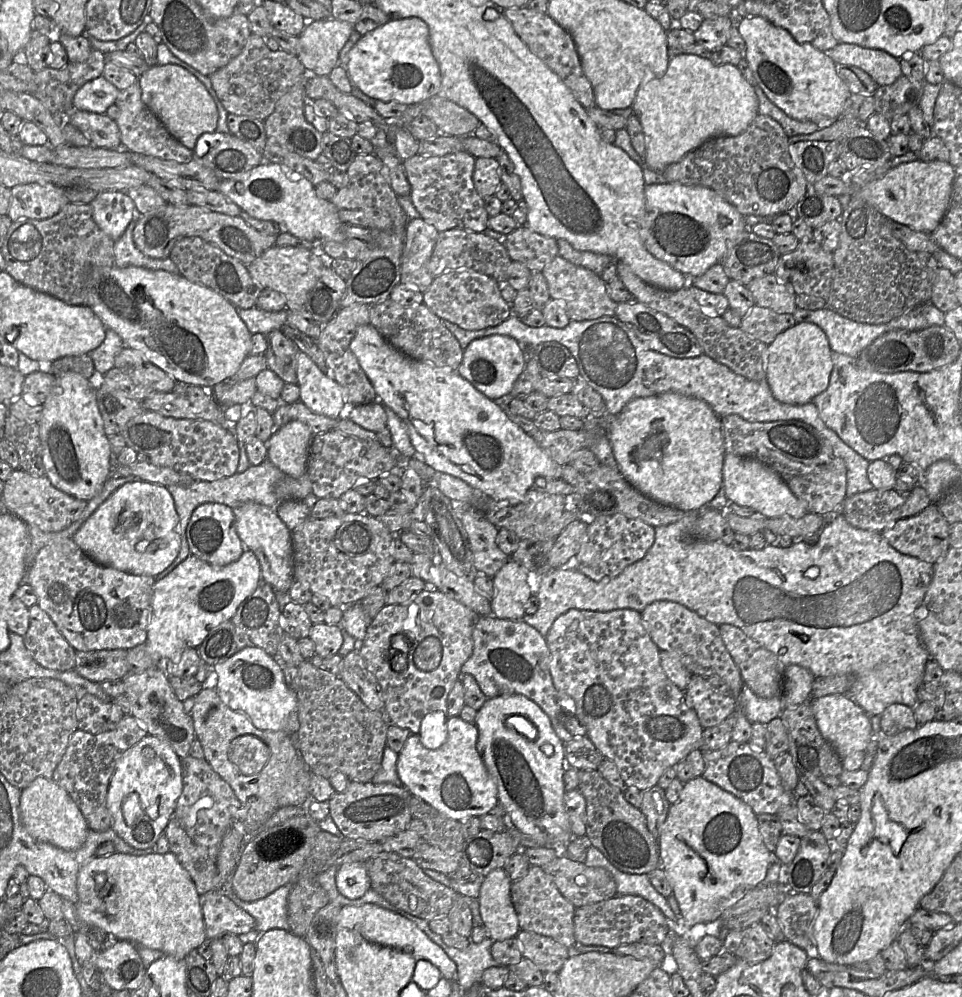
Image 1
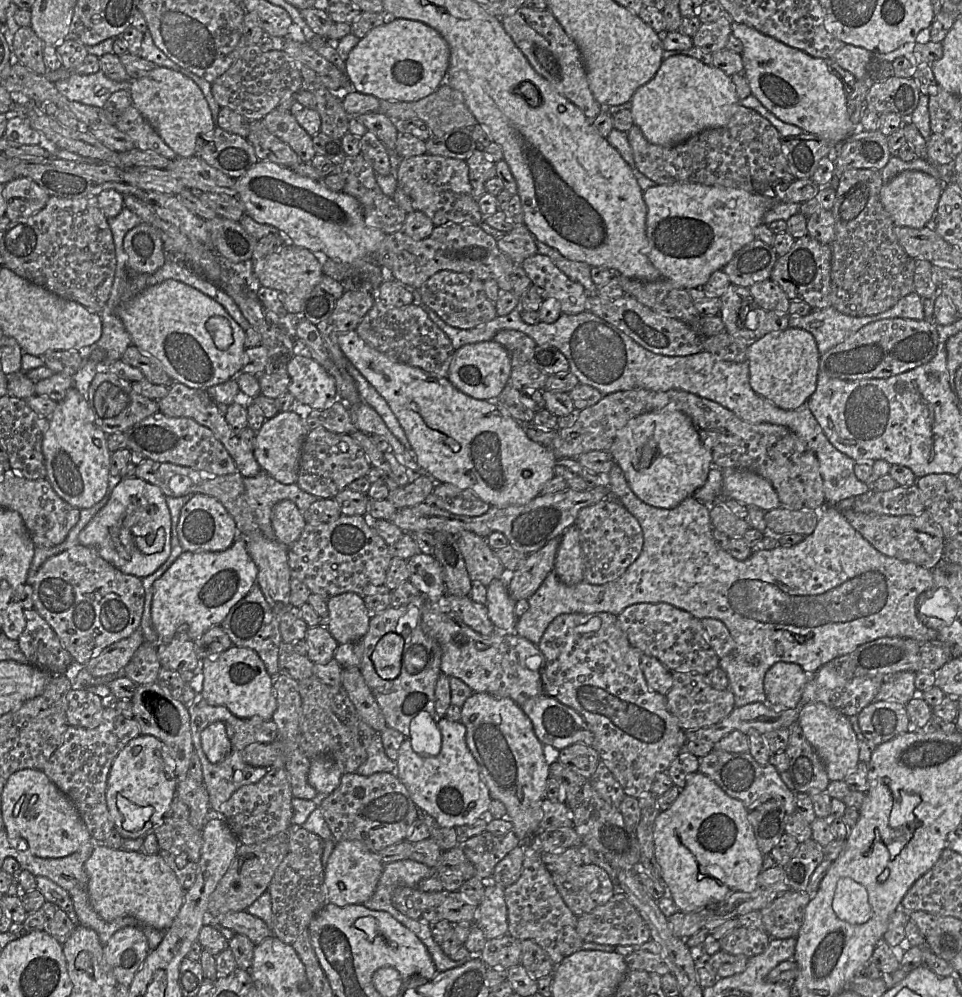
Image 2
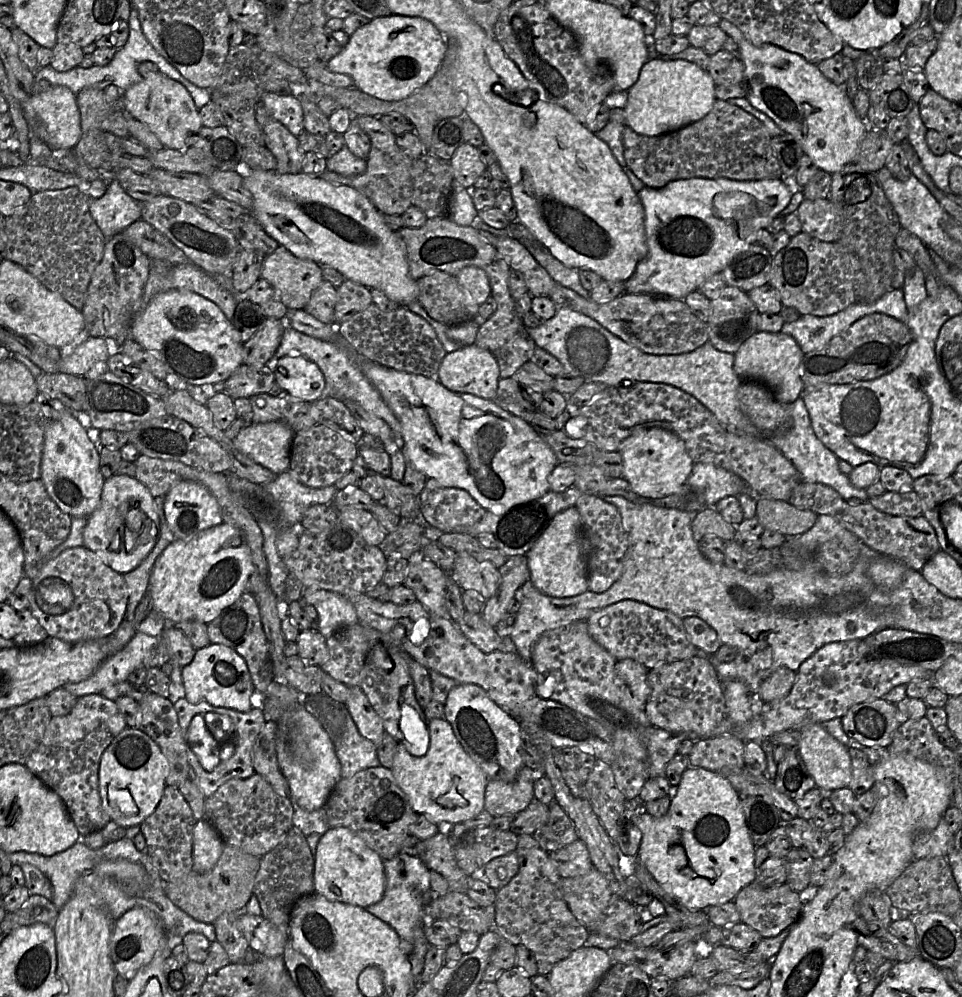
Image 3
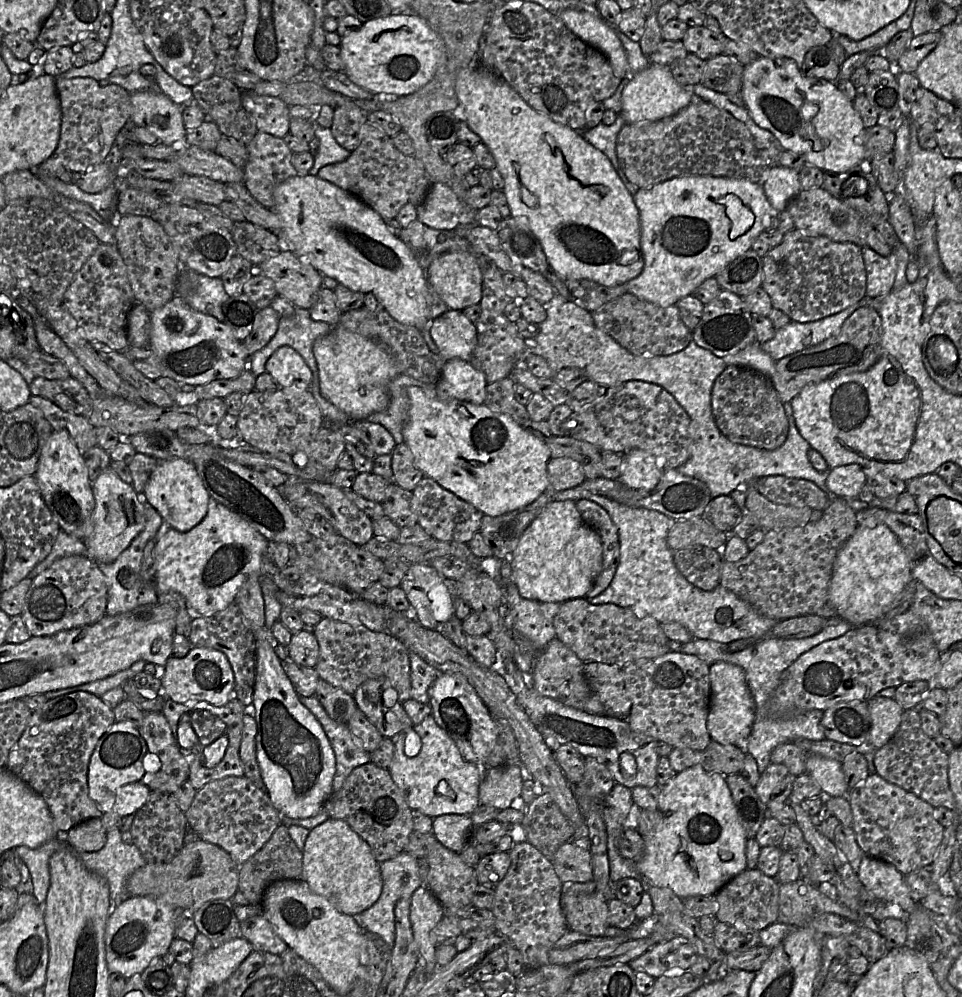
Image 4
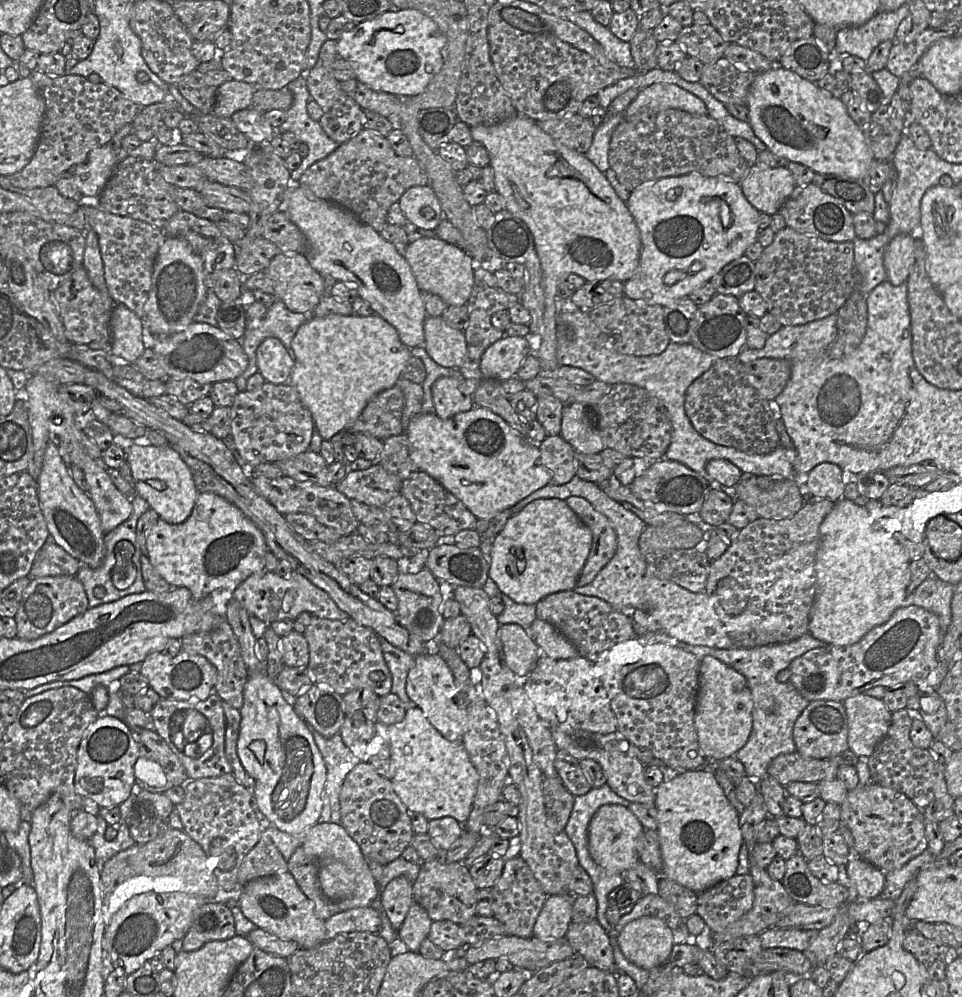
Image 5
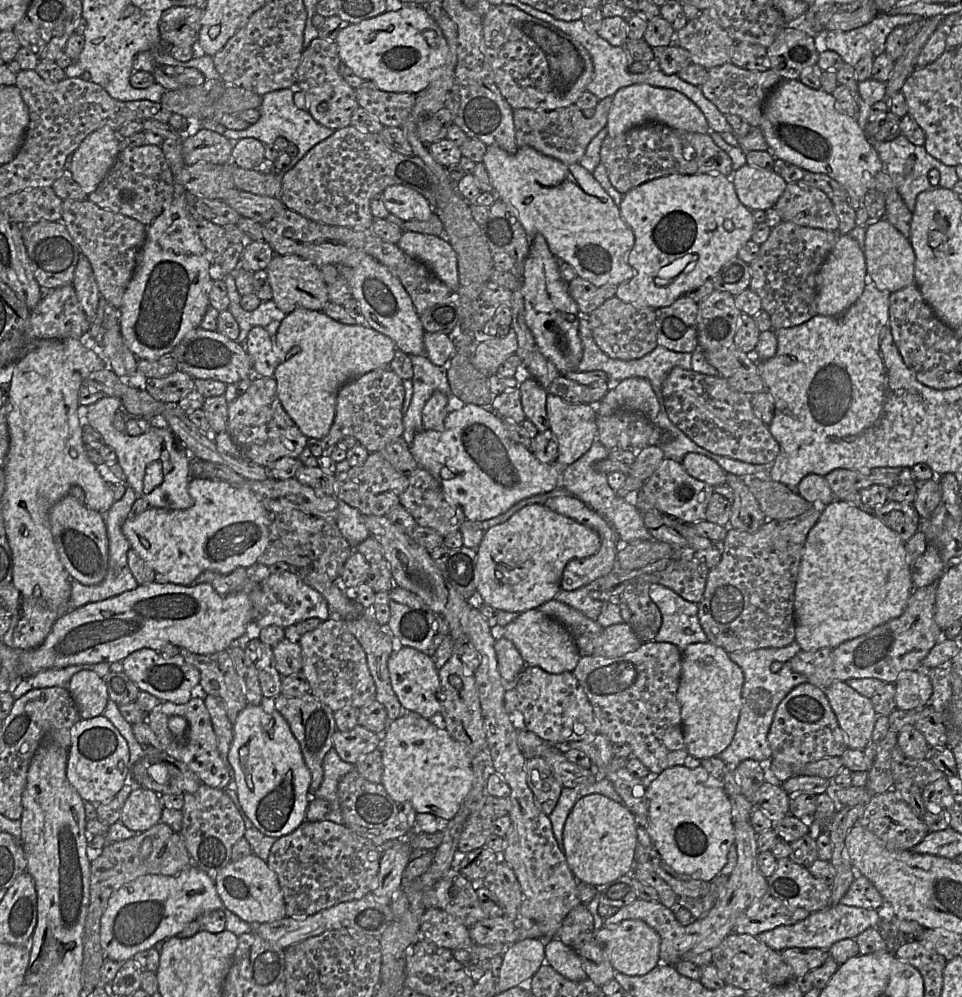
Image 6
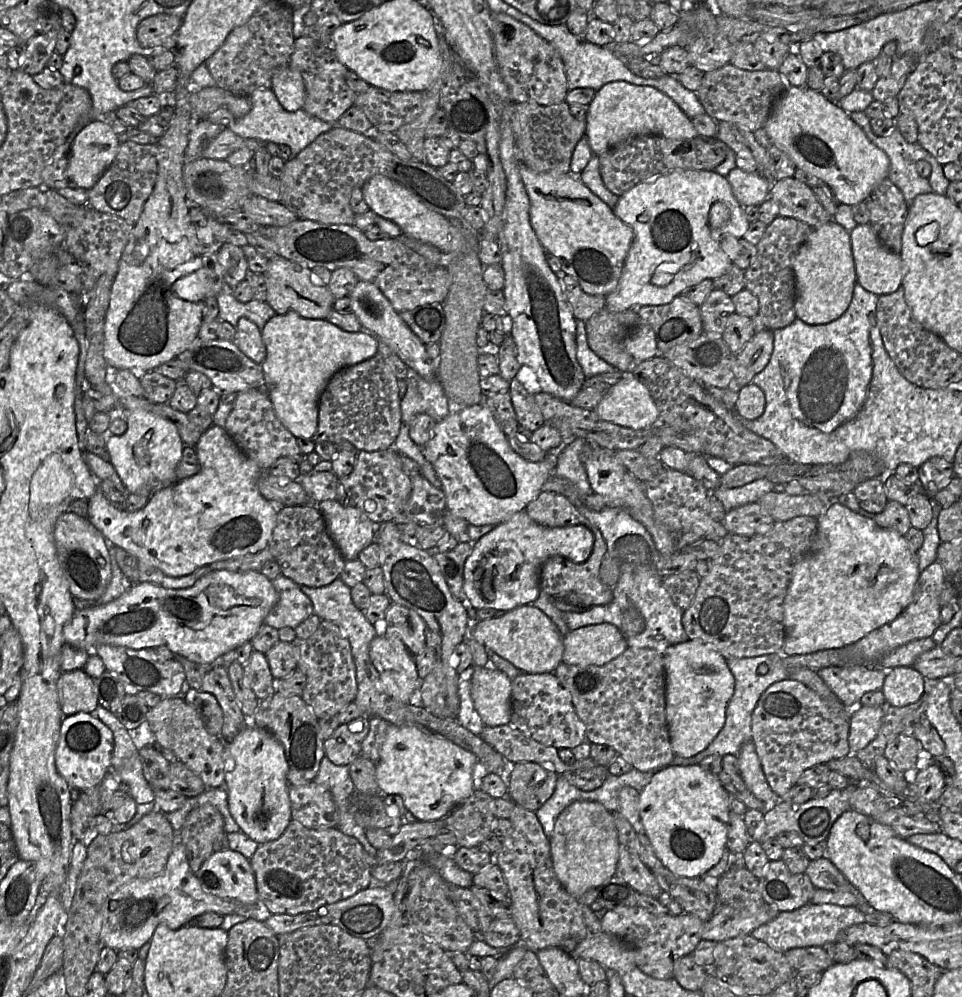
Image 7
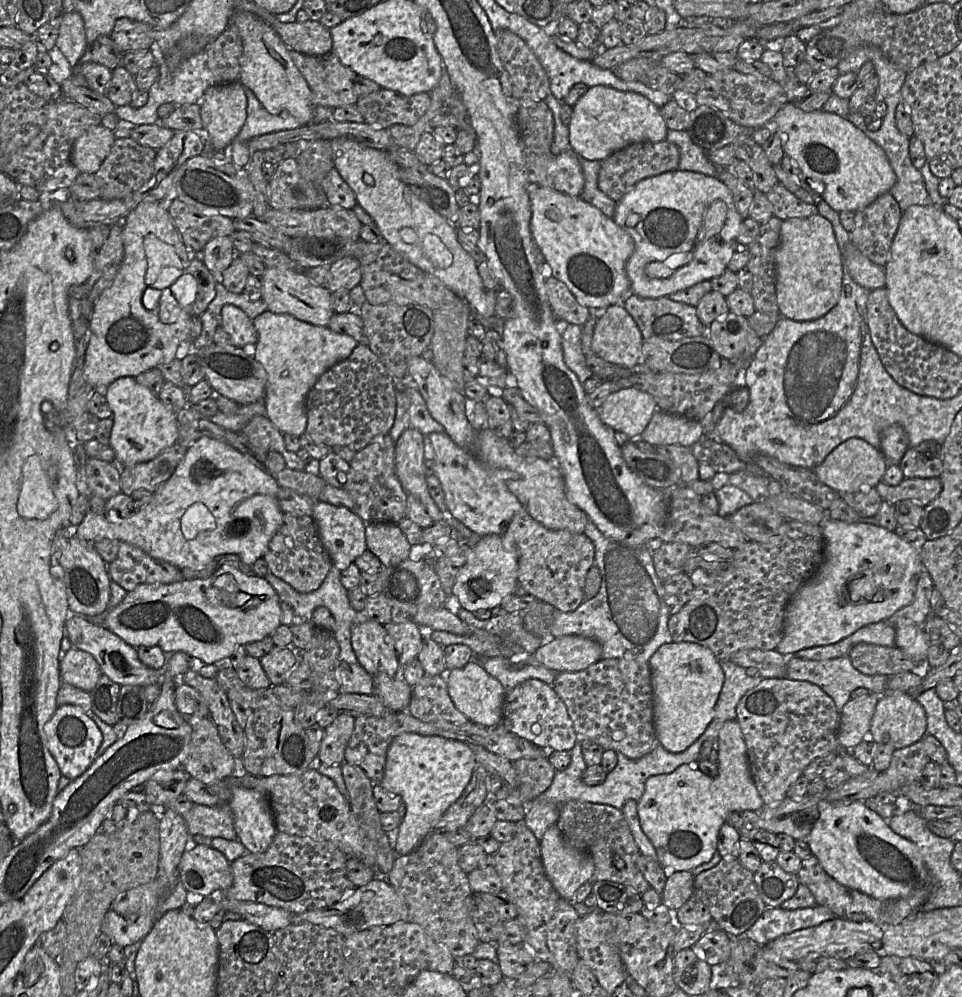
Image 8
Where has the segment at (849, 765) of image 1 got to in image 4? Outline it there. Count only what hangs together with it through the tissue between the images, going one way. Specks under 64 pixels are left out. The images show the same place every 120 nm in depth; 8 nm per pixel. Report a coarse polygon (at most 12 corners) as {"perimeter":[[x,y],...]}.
{"perimeter":[[817,754],[809,774],[829,797],[849,790],[842,763]]}

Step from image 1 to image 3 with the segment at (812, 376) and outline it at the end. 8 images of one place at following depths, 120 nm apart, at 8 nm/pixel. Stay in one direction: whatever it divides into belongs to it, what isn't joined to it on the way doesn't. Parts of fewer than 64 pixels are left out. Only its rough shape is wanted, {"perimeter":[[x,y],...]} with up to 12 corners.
{"perimeter":[[757,332],[734,354],[742,380],[791,404],[805,391],[804,353],[781,332]]}

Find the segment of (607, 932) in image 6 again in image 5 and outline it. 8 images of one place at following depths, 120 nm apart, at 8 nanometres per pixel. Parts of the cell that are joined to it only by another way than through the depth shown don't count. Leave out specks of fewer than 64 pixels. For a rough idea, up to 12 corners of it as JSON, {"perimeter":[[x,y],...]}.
{"perimeter":[[643,916],[617,933],[623,955],[642,969],[671,954],[673,931]]}

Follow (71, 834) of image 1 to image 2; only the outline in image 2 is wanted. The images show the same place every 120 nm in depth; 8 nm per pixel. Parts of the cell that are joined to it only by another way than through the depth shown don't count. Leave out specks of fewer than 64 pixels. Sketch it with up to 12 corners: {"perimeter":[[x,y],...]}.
{"perimeter":[[42,770],[6,779],[11,845],[67,857],[92,839]]}

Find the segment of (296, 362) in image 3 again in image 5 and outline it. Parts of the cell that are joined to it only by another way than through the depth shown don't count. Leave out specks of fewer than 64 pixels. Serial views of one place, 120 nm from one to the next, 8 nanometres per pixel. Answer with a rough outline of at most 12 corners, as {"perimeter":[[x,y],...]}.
{"perimeter":[[277,338],[256,350],[258,372],[289,384],[294,359]]}

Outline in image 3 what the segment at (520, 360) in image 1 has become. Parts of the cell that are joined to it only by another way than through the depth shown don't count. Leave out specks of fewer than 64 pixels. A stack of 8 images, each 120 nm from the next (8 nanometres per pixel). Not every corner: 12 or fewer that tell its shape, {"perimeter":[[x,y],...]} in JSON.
{"perimeter":[[473,344],[447,353],[436,379],[492,400],[495,357]]}

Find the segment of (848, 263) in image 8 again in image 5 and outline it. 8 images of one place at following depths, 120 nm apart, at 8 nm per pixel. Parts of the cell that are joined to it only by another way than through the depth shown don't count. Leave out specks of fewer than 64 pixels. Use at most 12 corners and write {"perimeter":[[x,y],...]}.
{"perimeter":[[899,234],[886,246],[884,267],[894,286],[915,262],[915,239]]}

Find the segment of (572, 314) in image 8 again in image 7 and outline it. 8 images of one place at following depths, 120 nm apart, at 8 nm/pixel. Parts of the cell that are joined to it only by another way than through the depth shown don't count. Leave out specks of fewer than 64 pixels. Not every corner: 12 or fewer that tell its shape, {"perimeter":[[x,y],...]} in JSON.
{"perimeter":[[574,277],[559,281],[576,320],[605,307],[606,296],[585,293]]}

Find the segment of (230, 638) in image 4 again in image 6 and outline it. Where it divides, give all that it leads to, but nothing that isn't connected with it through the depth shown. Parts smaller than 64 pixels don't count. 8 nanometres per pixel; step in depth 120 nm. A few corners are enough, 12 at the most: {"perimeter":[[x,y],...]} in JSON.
{"perimeter":[[229,651],[179,655],[200,673],[194,697],[219,696],[234,724],[248,702]]}

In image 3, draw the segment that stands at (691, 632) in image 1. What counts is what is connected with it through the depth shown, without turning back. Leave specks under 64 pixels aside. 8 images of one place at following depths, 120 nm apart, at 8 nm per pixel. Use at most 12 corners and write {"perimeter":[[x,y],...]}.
{"perimeter":[[635,600],[594,612],[591,637],[648,669],[707,655],[681,617]]}

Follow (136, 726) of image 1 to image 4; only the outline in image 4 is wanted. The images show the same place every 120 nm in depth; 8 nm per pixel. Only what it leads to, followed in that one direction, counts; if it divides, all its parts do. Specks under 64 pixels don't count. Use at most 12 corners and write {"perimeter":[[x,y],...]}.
{"perimeter":[[83,691],[33,711],[5,768],[66,834],[103,815],[88,766],[113,709]]}

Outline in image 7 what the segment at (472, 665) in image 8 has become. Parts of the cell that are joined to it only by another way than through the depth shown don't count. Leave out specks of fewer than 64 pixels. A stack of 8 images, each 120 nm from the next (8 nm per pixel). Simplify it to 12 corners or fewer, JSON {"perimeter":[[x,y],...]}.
{"perimeter":[[473,667],[470,692],[486,726],[508,724],[512,680]]}

